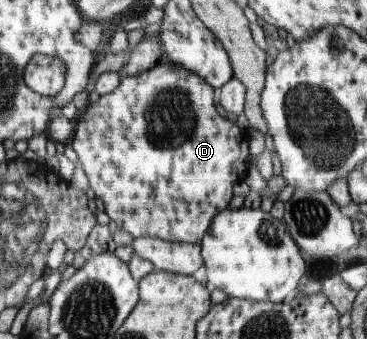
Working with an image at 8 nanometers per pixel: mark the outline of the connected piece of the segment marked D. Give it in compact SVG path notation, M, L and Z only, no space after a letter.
M162 60L151 69L147 68L136 76L125 76L120 80L119 87L102 95L97 102L89 104L87 111L80 120L76 121L75 131L70 139L71 147L75 150L76 157L82 164L87 175L88 183L95 193L95 197L101 198L105 211L110 219L117 224L118 229L128 231L133 238L156 237L165 241L199 243L205 234L211 219L223 209L228 209L232 201L233 186L245 179L249 159L248 134L246 130L239 130L228 118L221 117L217 112L214 102L214 87L209 85L196 73L187 71L181 65L173 65Z

